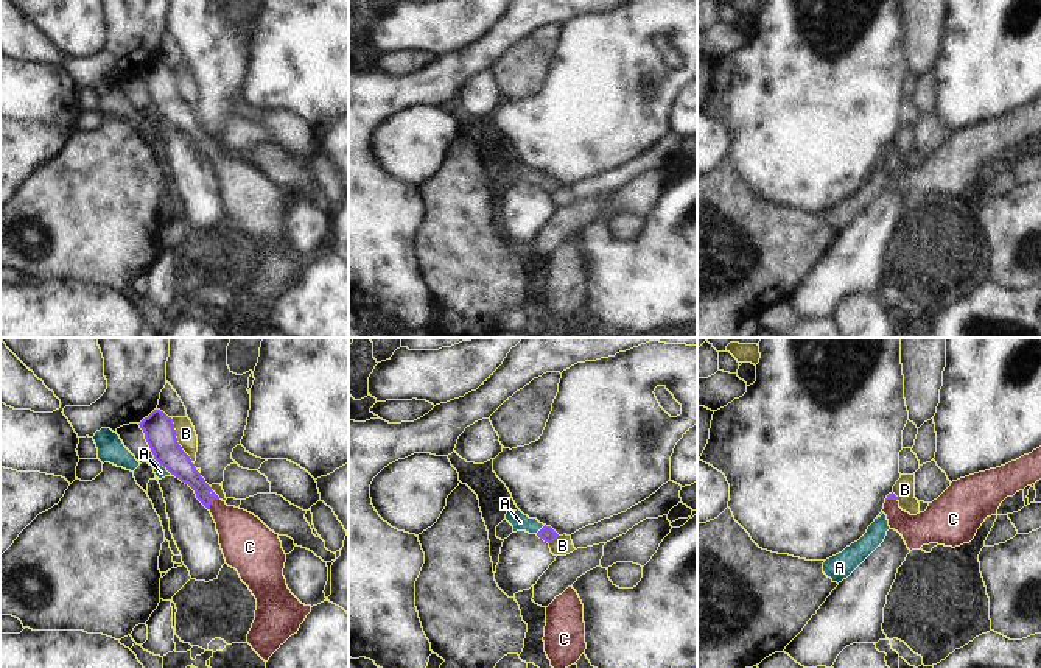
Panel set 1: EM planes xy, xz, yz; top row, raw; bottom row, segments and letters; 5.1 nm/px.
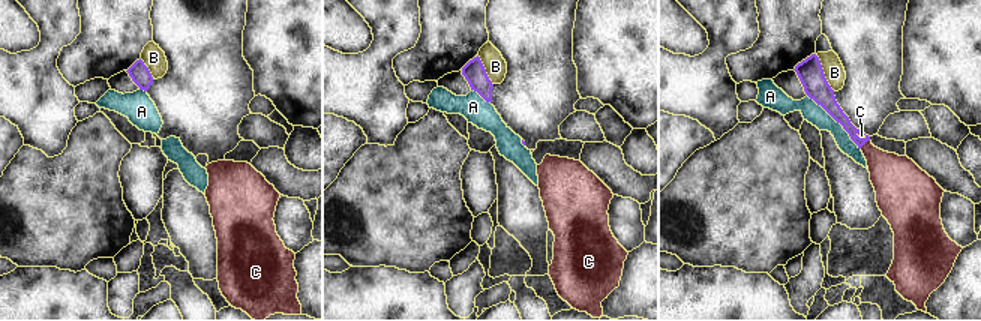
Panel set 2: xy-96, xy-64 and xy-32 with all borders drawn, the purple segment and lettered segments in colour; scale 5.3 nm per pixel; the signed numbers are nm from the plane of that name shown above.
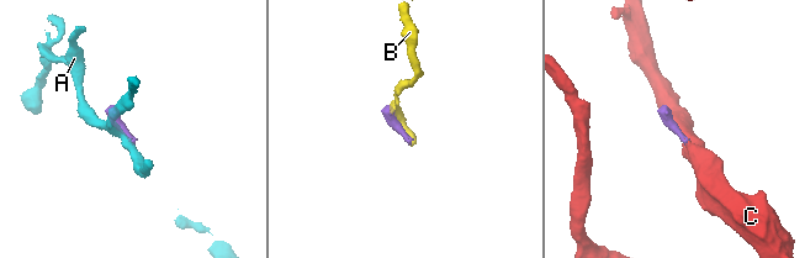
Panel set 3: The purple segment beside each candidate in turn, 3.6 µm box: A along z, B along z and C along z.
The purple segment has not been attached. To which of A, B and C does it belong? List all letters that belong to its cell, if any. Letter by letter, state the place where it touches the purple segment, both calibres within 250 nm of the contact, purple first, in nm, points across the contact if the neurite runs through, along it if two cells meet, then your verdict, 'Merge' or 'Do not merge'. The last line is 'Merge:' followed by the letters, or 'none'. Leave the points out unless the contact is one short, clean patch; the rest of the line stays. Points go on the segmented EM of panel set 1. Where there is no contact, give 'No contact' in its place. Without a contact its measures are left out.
A: Touches purple at xy (165, 466). Thickness 160 nm (purple) against 70 nm. Boundary: xy (154, 458), (175, 475). Do not merge
B: Touches purple at xy (176, 441). Thickness 160 nm (purple) against 100 nm. Do not merge
C: Touches purple at xy (210, 500). Thickness 130 nm (purple) against 240 nm. Path across: xy (179, 464), (210, 500), (243, 536). Merge
Merge: C.

